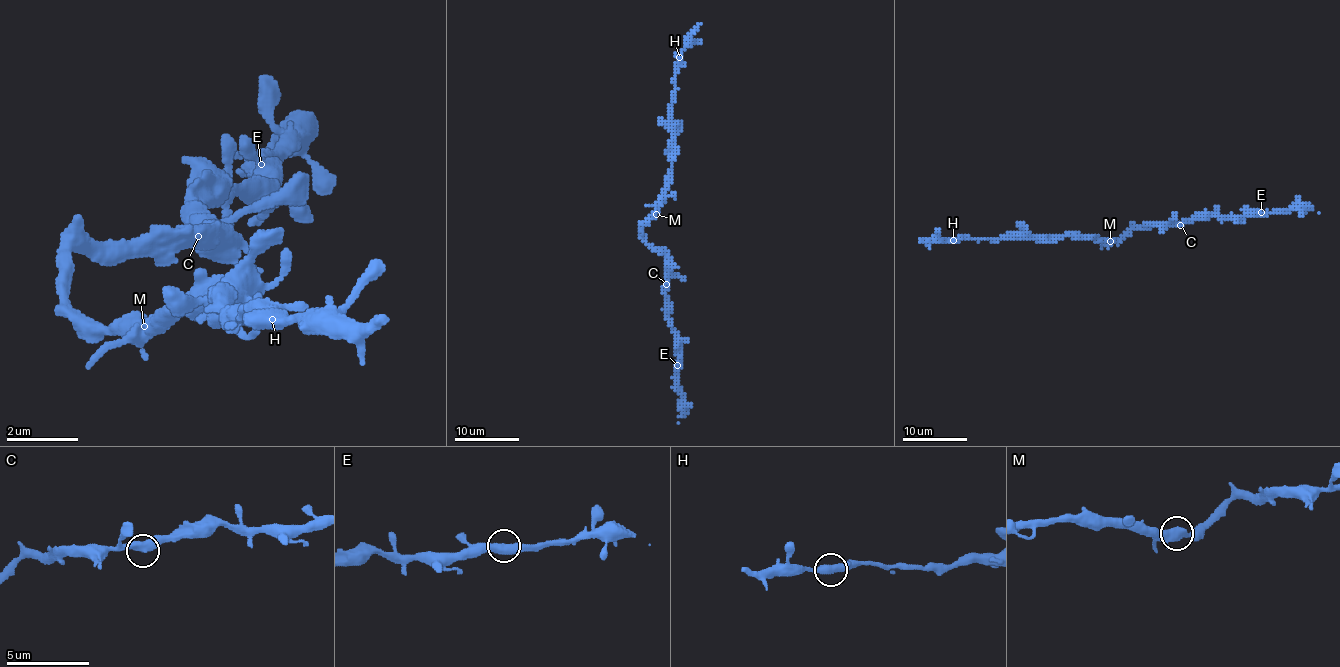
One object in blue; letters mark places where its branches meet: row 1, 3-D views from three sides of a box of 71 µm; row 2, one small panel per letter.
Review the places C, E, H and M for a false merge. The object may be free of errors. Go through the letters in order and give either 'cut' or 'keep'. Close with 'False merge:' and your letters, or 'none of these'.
C: keep
E: keep
H: keep
M: keep
False merge: none of these

